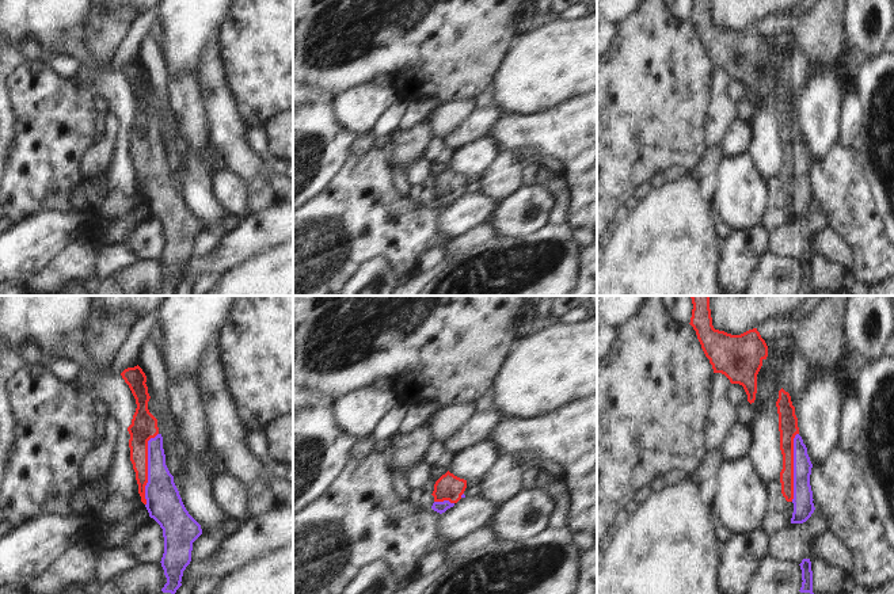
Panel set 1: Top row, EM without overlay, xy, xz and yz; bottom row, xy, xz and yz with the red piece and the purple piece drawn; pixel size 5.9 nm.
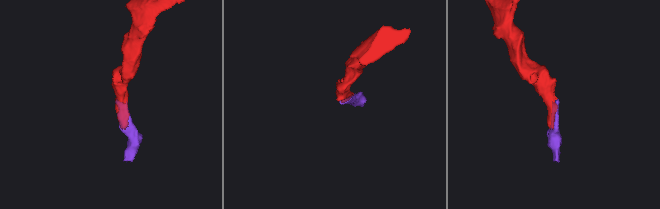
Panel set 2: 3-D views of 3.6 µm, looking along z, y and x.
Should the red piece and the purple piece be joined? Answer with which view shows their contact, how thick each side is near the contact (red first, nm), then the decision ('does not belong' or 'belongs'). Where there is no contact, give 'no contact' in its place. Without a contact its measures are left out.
meets red in xy; 160 nm thick on the red side, 220 nm on the other; belongs

